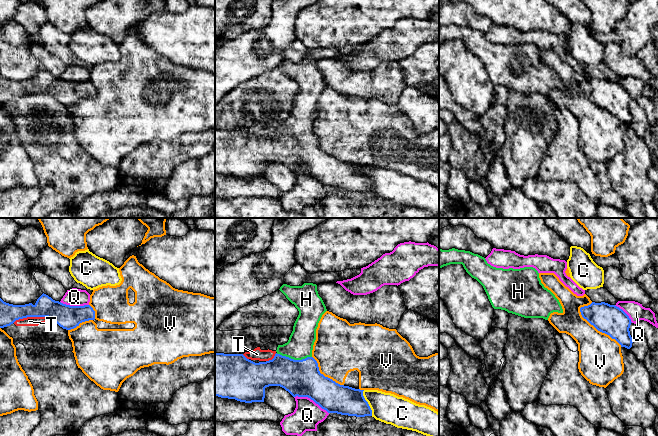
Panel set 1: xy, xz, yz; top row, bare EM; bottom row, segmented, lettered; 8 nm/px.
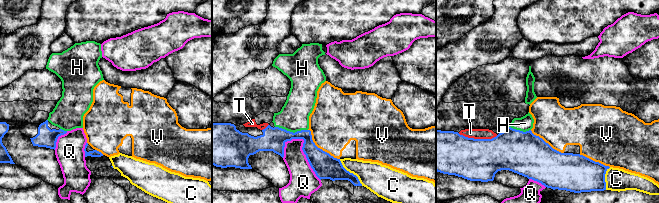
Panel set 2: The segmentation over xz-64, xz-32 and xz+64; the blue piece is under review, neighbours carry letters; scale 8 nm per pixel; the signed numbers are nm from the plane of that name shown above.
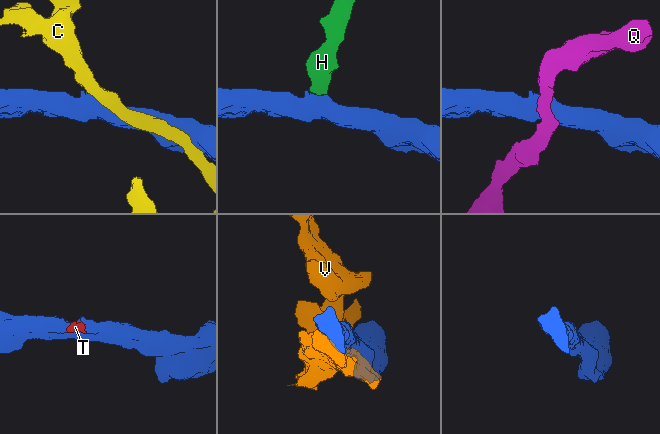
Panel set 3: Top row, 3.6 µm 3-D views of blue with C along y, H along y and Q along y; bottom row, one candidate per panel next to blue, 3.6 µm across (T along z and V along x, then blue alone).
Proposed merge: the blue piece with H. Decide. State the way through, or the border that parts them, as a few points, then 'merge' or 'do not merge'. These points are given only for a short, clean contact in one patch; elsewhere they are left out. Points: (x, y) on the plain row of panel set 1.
across xz (302, 154), (293, 144), (293, 135), (300, 120) | merge

